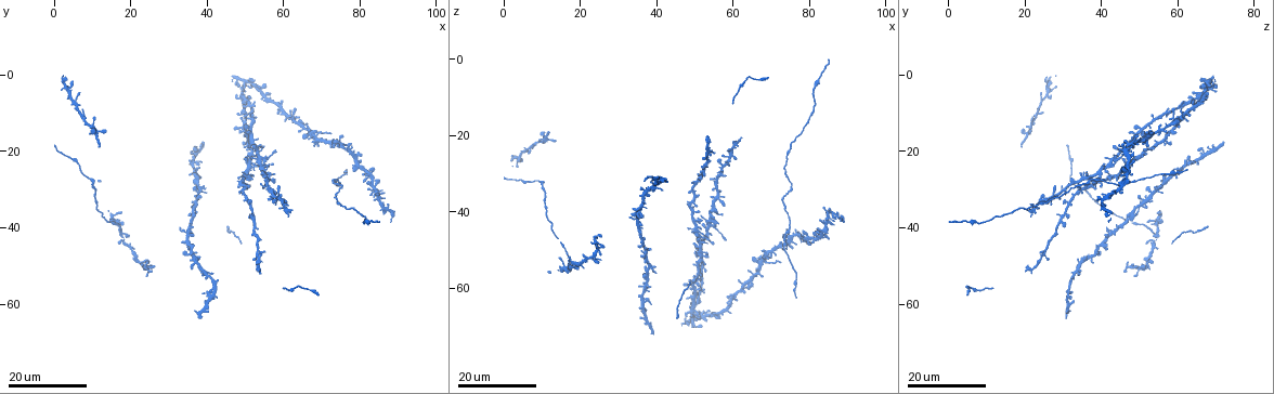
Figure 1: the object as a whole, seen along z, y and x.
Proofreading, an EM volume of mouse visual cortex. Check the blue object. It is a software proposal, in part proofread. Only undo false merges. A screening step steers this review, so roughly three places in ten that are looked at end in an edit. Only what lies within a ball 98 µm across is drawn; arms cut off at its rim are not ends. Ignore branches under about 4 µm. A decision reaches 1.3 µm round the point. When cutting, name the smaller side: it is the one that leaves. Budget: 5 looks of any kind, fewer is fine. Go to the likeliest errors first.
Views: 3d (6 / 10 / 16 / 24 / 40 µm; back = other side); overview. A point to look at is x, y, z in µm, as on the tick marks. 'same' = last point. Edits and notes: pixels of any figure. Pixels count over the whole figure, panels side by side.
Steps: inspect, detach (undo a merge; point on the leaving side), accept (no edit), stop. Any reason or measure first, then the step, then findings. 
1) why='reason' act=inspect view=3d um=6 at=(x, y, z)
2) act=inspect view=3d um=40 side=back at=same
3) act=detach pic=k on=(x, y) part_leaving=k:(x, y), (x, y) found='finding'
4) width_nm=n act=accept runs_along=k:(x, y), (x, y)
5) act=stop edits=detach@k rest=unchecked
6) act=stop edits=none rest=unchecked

why='small branch off a trunk' act=inspect view=3d um=16 at=(55.0, 22.5, 44.0)

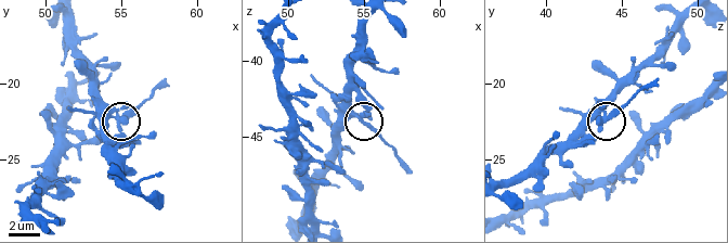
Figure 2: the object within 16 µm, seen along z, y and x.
act=inspect view=3d um=10 at=(55.0, 22.4, 44.0)

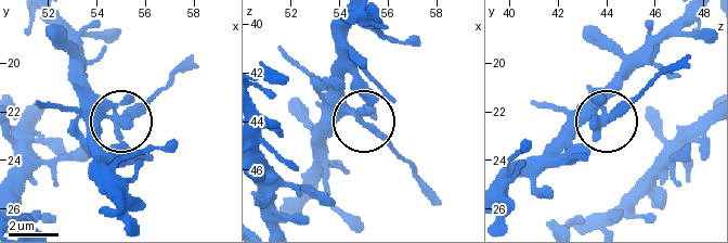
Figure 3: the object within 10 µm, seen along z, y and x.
side_arm_um=5 arms=4 act=detach pic=3 on=(145, 104) found='a second neuron is stuck on'

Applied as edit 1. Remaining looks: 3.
why='small branch off a trunk' act=inspect view=3d um=16 at=(38.5, 30.5, 55.0)

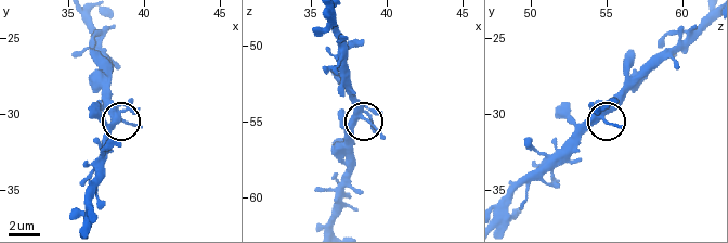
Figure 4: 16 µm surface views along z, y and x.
why='closer look' act=inspect view=3d um=6 at=(38.6, 30.4, 54.6)

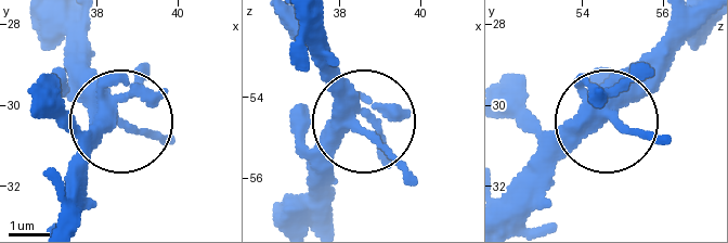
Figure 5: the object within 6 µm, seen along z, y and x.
side_arm_um=23 act=accept runs_along=5:(505, 222), (698, 28) found='one neuron here'

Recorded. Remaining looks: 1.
act=stop edits=detach@3 rest=unchecked

